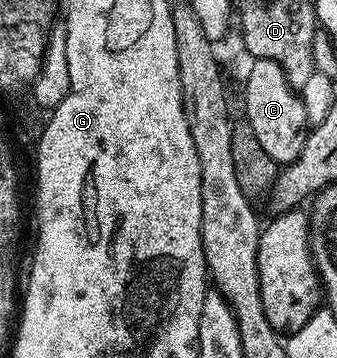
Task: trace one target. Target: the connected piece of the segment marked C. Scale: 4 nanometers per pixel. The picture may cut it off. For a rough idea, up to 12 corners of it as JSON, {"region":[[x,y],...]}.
{"region":[[267,57],[249,62],[246,111],[279,166],[306,142],[306,105]]}

